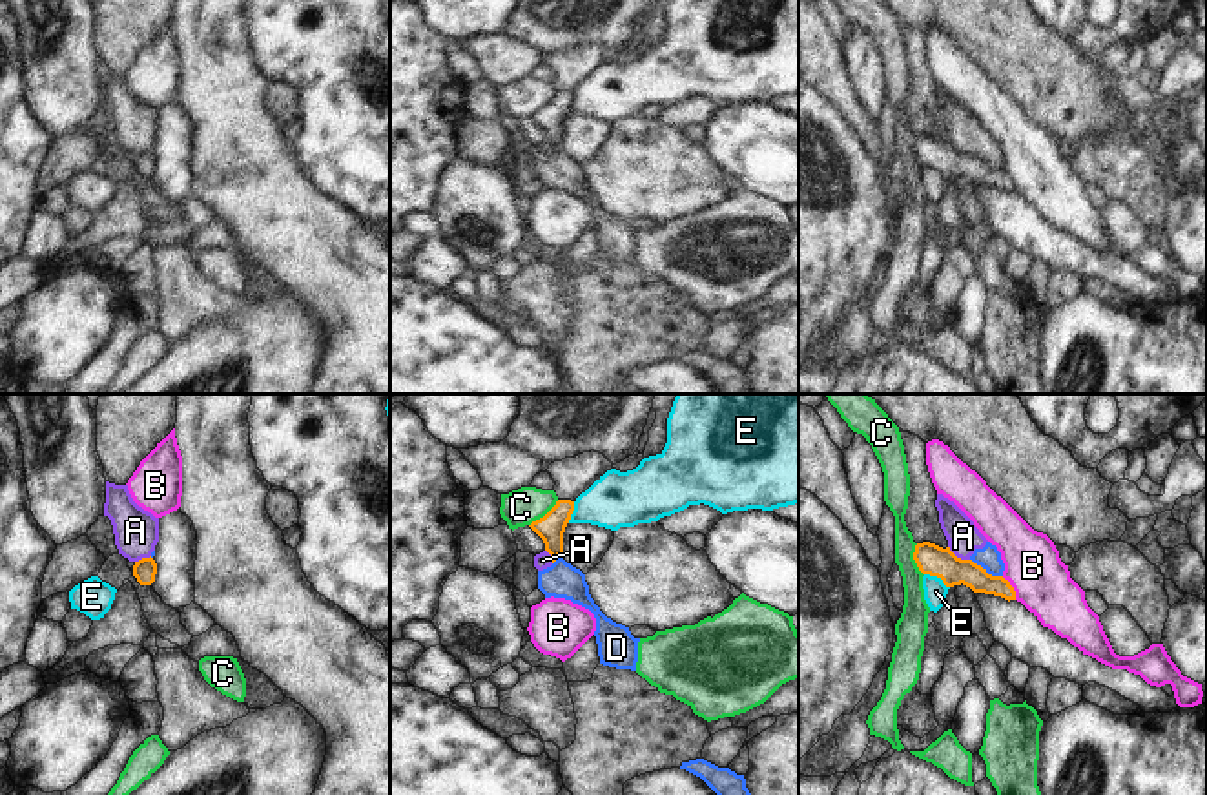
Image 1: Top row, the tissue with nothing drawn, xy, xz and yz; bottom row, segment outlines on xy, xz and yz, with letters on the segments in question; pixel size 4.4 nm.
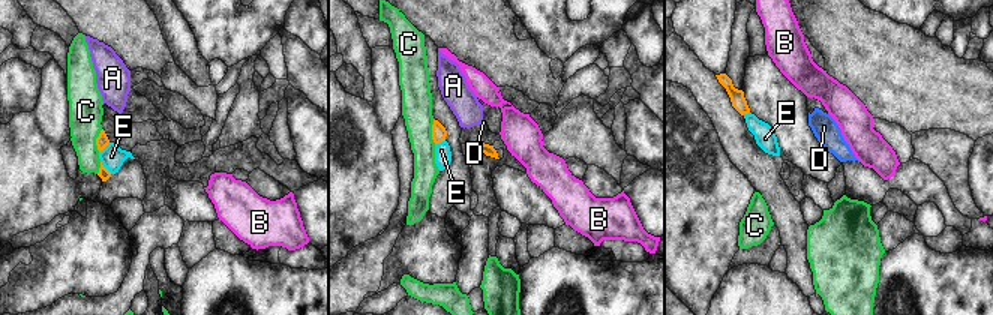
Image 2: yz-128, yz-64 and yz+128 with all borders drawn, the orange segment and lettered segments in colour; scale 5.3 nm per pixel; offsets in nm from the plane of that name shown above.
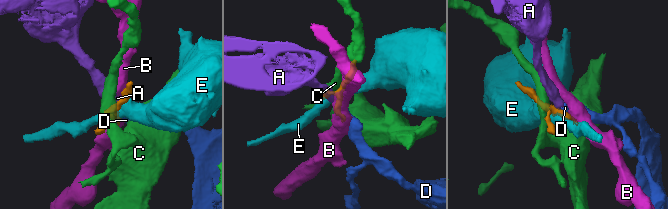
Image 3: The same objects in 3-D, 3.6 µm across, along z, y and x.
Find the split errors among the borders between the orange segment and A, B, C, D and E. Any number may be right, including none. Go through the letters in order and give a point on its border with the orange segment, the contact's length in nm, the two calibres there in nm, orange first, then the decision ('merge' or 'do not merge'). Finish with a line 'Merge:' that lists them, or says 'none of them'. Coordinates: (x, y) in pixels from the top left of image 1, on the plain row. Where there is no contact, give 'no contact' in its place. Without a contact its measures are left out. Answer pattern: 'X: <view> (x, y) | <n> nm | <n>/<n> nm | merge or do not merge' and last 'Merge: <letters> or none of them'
A: yz (956, 148) | 120 nm | 140/150 nm | do not merge
B: yz (1012, 179) | 120 nm | 110/260 nm | do not merge
C: xz (546, 106) | 180 nm | 120/160 nm | do not merge
D: yz (985, 163) | 170 nm | 140/100 nm | do not merge
E: yz (938, 168) | 130 nm | 140/100 nm | do not merge
Merge: none of them

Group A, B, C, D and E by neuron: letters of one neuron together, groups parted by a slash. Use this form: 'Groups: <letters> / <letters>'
Groups: A D / B / C / E.

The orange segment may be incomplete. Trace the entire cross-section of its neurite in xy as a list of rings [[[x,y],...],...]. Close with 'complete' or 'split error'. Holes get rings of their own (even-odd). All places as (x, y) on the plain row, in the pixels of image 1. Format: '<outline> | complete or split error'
[[[151,148],[135,153],[133,168],[140,177],[151,177],[155,173],[155,166],[157,166],[157,155]]] | complete

